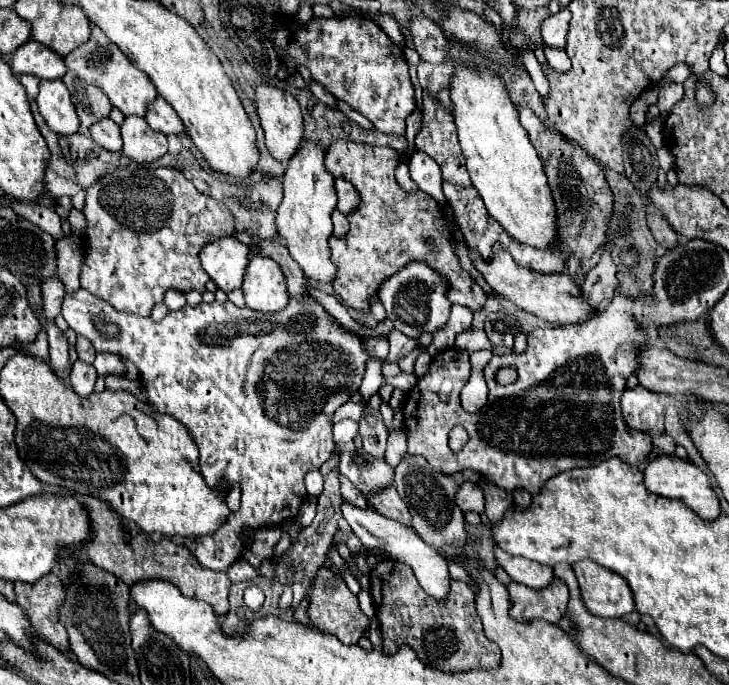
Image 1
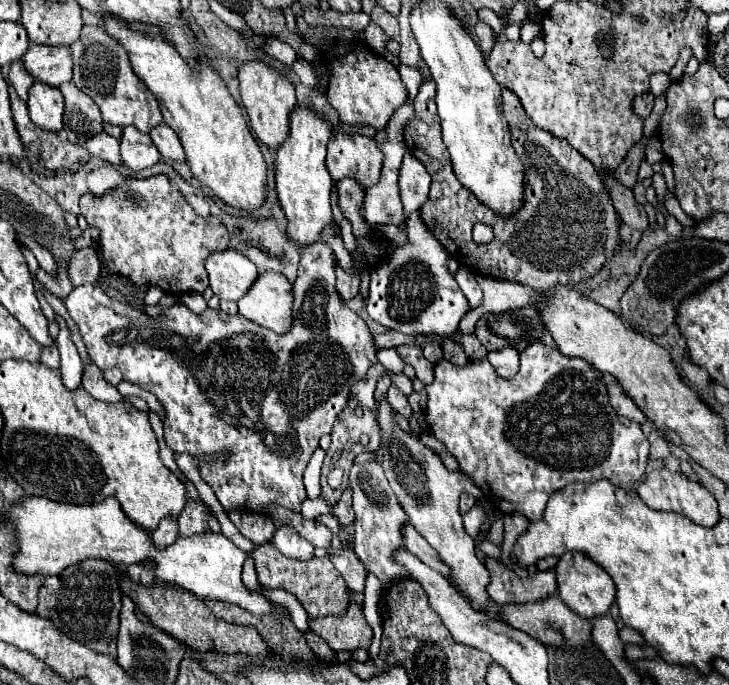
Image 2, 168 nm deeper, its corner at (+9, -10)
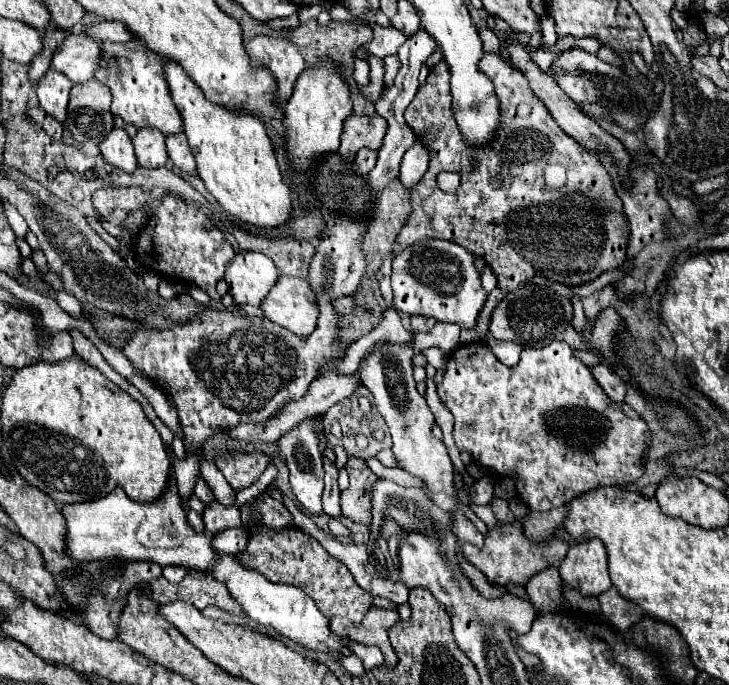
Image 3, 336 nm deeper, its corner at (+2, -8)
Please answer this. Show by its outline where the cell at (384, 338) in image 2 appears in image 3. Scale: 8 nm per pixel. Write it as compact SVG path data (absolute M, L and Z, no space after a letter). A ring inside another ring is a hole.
M421 316L411 318L413 332L429 332L433 326L435 326L435 320L431 320L431 318L421 318Z

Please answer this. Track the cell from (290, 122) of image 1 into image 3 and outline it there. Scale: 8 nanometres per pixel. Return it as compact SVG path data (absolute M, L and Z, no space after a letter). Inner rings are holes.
M259 36L251 38L245 44L245 50L253 66L263 66L273 74L277 82L275 100L285 104L287 98L293 94L293 86L299 74L305 70L305 62L297 52L297 46L285 38Z

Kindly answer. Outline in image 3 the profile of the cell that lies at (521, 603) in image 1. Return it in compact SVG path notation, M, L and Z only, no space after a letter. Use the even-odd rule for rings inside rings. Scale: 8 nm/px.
M519 522L513 524L499 524L499 528L489 530L487 538L485 538L485 546L481 550L477 550L475 546L463 544L461 546L465 558L469 558L469 562L473 562L473 566L477 566L493 584L517 584L517 586L527 586L527 582L537 574L543 572L551 566L559 566L561 560L565 558L569 544L561 538L553 538L547 544L535 546L531 544L521 530Z

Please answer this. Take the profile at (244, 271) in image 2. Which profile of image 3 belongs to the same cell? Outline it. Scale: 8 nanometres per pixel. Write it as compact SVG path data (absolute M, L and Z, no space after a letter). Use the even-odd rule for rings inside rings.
M237 252L225 272L225 282L233 300L251 306L259 306L277 278L279 272L273 260L261 252Z

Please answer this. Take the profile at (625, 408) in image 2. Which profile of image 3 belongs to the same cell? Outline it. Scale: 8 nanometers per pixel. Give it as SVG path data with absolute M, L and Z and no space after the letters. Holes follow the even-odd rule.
M597 364L595 368L591 368L595 380L599 382L599 386L605 390L605 394L617 402L617 404L623 404L625 402L625 394L627 394L627 384L607 366L607 364Z

